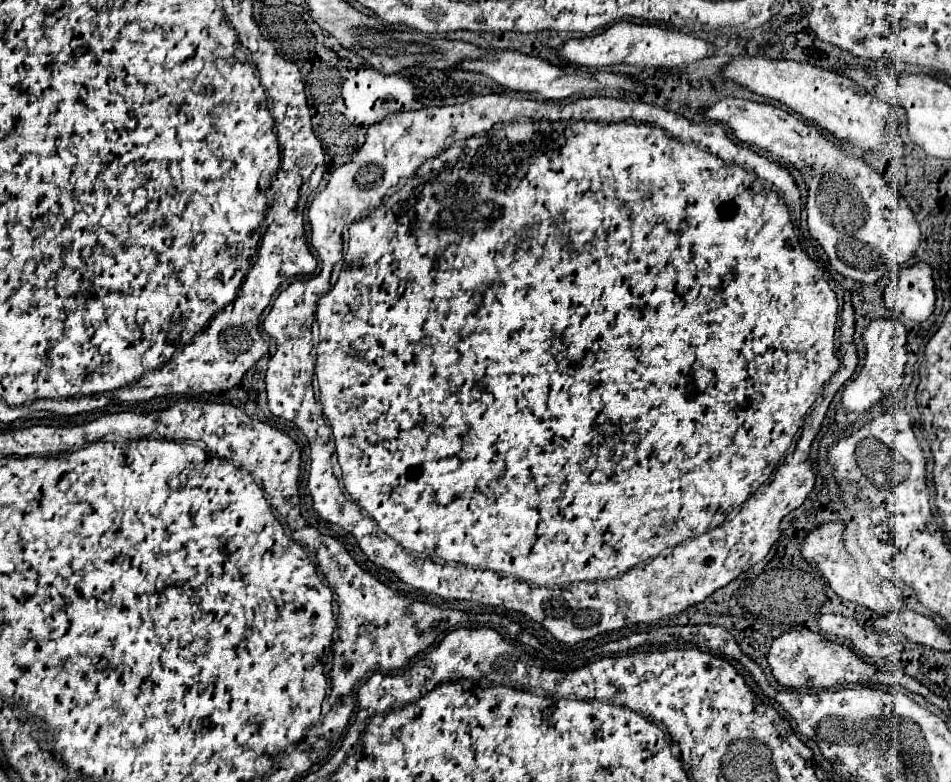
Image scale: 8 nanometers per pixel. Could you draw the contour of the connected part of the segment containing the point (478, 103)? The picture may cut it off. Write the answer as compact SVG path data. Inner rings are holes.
M495 93L495 95L477 95L477 97L473 97L473 99L469 99L469 101L465 101L465 103L463 103L463 105L449 105L449 107L427 107L427 109L421 109L421 111L405 111L405 113L395 113L395 115L389 115L389 117L385 117L385 119L383 119L383 121L379 121L379 123L373 123L373 125L371 125L371 127L369 127L369 129L367 129L367 137L365 137L365 143L363 143L363 147L361 147L361 149L359 149L359 151L357 151L357 153L355 153L355 157L353 157L353 159L351 159L351 161L349 161L349 163L345 163L345 165L341 165L341 167L337 167L337 169L335 169L335 171L333 171L333 173L331 173L331 179L329 179L329 183L327 183L327 187L325 187L325 189L323 189L323 191L321 191L321 193L319 193L319 195L317 195L317 197L315 197L315 199L313 199L313 201L311 201L311 205L309 205L309 211L307 211L307 213L309 213L309 223L311 223L311 231L313 231L313 233L311 233L311 243L313 243L313 247L315 247L315 249L317 249L317 253L319 253L319 257L321 257L321 261L323 261L323 269L321 269L321 273L319 273L319 275L317 275L317 277L313 277L313 279L307 279L307 281L295 281L295 283L291 283L291 285L289 285L289 287L287 287L287 289L285 289L285 291L281 291L281 293L279 293L279 297L277 297L277 299L275 299L275 303L273 303L273 307L271 307L271 311L269 311L269 315L267 315L267 317L265 317L265 321L263 321L263 329L265 329L265 333L267 333L267 335L271 335L271 337L273 337L273 339L275 339L275 343L277 343L277 351L275 351L275 355L273 355L273 357L271 357L271 359L269 359L269 367L267 367L267 377L265 377L265 383L267 383L267 399L269 399L269 409L271 409L271 413L273 413L273 415L279 415L279 417L283 417L283 419L289 419L289 421L293 421L293 423L295 423L295 425L297 425L297 427L299 427L299 429L301 429L301 431L303 431L303 433L305 433L305 437L307 437L307 439L309 439L309 449L311 449L311 455L309 455L309 457L311 457L311 467L309 467L309 481L307 481L307 487L309 487L309 491L311 491L311 497L313 497L313 509L315 509L315 511L317 511L317 513L319 513L319 515L321 515L321 517L323 517L323 519L325 519L325 521L329 521L329 523L333 523L333 525L339 525L339 527L343 527L343 529L345 529L345 531L349 531L349 533L351 533L351 535L353 535L353 537L355 537L355 539L357 539L357 543L359 543L359 547L361 547L361 551L363 551L363 553L365 553L365 555L367 555L367 557L369 557L369 559L371 559L371 561L373 561L373 563L375 563L375 565L381 565L381 567L385 567L385 569L389 569L389 571L393 571L393 573L395 573L395 575L397 575L397 577L399 577L399 579L401 579L401 581L405 581L405 583L407 583L407 585L411 585L411 587L417 587L417 589L423 589L423 591L427 591L427 593L435 593L435 595L439 595L439 597L447 597L447 599L467 599L467 601L477 601L477 603L483 603L483 605L503 605L503 607L507 607L507 609L513 609L513 611L519 611L519 613L523 613L523 615L527 615L527 617L531 617L531 619L533 619L533 621L535 621L535 623L539 623L539 625L543 625L543 627L545 627L545 629L547 629L547 631L549 631L549 633L551 633L551 635L553 635L553 637L555 637L555 639L557 639L557 641L561 641L561 643L565 643L565 645L573 645L573 643L579 643L579 641L587 641L587 639L593 639L593 637L597 637L597 635L601 635L601 633L607 633L607 631L613 631L613 629L621 629L621 627L623 627L623 625L631 625L631 623L651 623L651 622L655 622L655 621L657 621L657 619L661 619L661 617L665 617L665 615L673 615L673 613L679 613L679 611L683 611L683 609L685 609L685 607L689 607L689 605L695 605L695 603L701 603L701 601L703 601L703 599L705 599L705 597L709 597L709 595L711 595L711 593L713 593L713 591L717 591L717 589L721 589L721 587L725 587L725 585L727 585L727 583L731 583L731 581L733 581L733 579L735 579L735 577L737 577L737 575L739 575L739 573L743 573L743 571L747 571L747 569L749 569L749 567L753 567L753 565L755 565L755 563L759 563L759 561L761 561L761 559L763 559L763 557L765 557L765 555L767 555L767 553L769 553L769 549L771 549L771 545L773 545L773 543L775 543L775 541L777 541L777 539L779 539L779 535L781 535L781 531L779 531L779 523L781 523L781 519L783 519L783 517L785 517L785 515L787 515L787 513L789 513L789 511L793 511L793 509L797 509L797 507L799 507L799 505L801 505L801 503L803 503L803 501L805 501L805 499L807 499L807 495L809 495L809 493L811 493L811 491L813 491L813 485L815 485L815 473L813 473L813 471L811 471L811 465L809 465L809 449L811 449L811 441L813 441L813 439L815 439L815 435L817 435L817 433L819 433L819 429L821 429L821 421L823 421L823 417L825 417L825 413L827 413L827 407L829 407L829 403L831 403L831 401L833 401L833 397L835 397L835 393L837 393L837 391L839 391L839 387L841 387L841 385L843 385L843 383L845 383L845 381L847 381L847 379L851 379L851 375L853 375L853 373L855 373L855 367L857 367L857 351L855 351L855 345L853 345L853 343L851 343L851 339L853 339L853 317L849 317L849 319L847 319L847 321L841 321L841 323L845 323L845 325L843 325L843 327L841 327L841 329L839 329L839 349L841 349L841 363L839 363L839 359L837 359L837 355L835 355L835 343L833 343L833 335L835 335L835 329L836 329L836 321L837 321L837 312L838 312L838 301L837 301L837 297L836 297L836 295L835 295L835 293L834 293L834 292L833 292L833 291L831 291L831 287L829 287L829 285L827 285L827 281L825 281L825 279L823 279L823 277L821 277L821 273L819 273L819 269L817 269L817 265L815 265L815 263L813 263L813 261L811 261L811 259L809 259L809 257L807 257L807 253L805 253L805 251L803 251L803 249L801 249L801 245L799 245L799 239L797 239L797 235L795 235L795 229L793 229L793 223L791 223L791 219L789 219L789 209L787 209L787 205L789 205L789 207L791 207L791 209L793 209L793 211L799 211L799 212L800 212L800 211L801 211L801 209L799 209L799 203L801 203L801 195L799 195L799 189L797 189L797 185L795 185L795 181L793 181L793 177L791 177L791 175L789 175L789 173L787 173L787 169L783 169L783 167L779 167L779 165L777 165L777 163L773 163L773 161L769 161L769 159L765 159L765 157L761 157L761 155L757 155L757 153L755 153L755 151L751 151L751 149L747 149L747 147L741 147L741 145L739 145L739 143L735 143L735 141L733 141L733 139L731 139L731 137L729 137L729 135L727 135L727 131L725 131L725 129L723 129L723 127L721 127L721 125L717 125L717 123L705 123L705 121L703 121L703 123L695 123L695 125L693 125L693 123L691 123L691 121L687 121L687 119L685 119L685 117L681 117L681 115L677 115L677 113L669 113L669 111L663 111L663 109L659 109L659 127L661 127L661 129L663 129L663 131L667 131L667 135L671 135L671 137L673 137L673 139L671 139L671 137L667 137L667 135L665 135L665 133L663 133L663 131L659 131L659 129L657 129L657 127L651 127L651 125L655 125L655 119L651 119L651 111L655 111L655 107L651 107L651 105L645 105L645 103L637 103L637 101L627 101L627 99L615 99L615 97L581 97L581 99L577 99L577 101L573 101L573 103L567 103L567 107L549 107L549 111L547 111L547 119L555 119L555 115L559 115L559 117L561 117L561 119L577 119L577 121L567 121L567 123L563 123L563 121L559 121L559 123L547 123L547 121L525 121L525 123L519 123L519 121L517 121L517 123L507 123L507 121L515 121L515 119L521 119L521 117L527 117L527 99L511 99L511 97L507 97L507 95L497 95L497 93ZM623 119L631 119L631 121L645 121L645 123L651 123L651 125L643 125L643 123L639 123L639 125L637 125L637 123L625 123L625 121L623 121ZM747 169L751 169L751 171L753 171L753 173L755 173L755 175L757 175L757 177L759 177L759 179L763 179L763 181L765 181L765 185L767 185L767 187L773 187L773 189L775 189L775 191L777 191L777 193L781 193L781 195L783 195L783 199L785 199L785 203L787 203L787 205L785 205L785 203L783 203L783 199L781 199L781 197L779 197L779 195L775 195L775 193L773 193L773 191L767 191L767 189L763 189L763 187L759 187L759 185L757 185L757 181L755 181L755 177L753 177L753 175L751 175L751 173L749 173L749 171L747 171ZM403 177L411 177L411 179L405 179L405 181L403 181L403 183L401 183L401 185L399 185L399 187L397 187L397 189L395 189L395 191L393 191L393 193L389 193L389 195L387 195L387 197L385 197L385 199L383 199L383 195L385 195L385 193L387 193L387 191L389 191L389 189L391 189L391 187L395 187L395 183L397 183L397 181L399 181L399 179L403 179ZM347 225L351 225L351 231L349 231L349 247L347 247L347 253L345 253L345 261L343 261L343 269L341 269L341 273L339 273L339 279L337 279L337 283L335 283L335 285L333 285L333 287L331 287L331 291L329 291L329 275L331 275L331 273L329 273L329 269L331 269L331 267L333 267L333 265L335 265L335 263L337 263L337 261L341 261L341 257L343 257L343 229L345 229L345 227L347 227ZM315 309L317 309L317 323L319 323L319 327L321 327L321 337L319 337L319 332L313 332L313 329L315 329ZM314 375L317 375L317 379L319 379L319 387L321 387L321 397L319 397L319 401L321 401L321 405L323 405L323 409L321 409L321 405L317 405L317 399L315 399L315 393L313 393L313 385L312 385L312 381L313 381L313 377L314 377ZM821 393L823 393L823 401L821 401L821 403L819 403L819 405L817 405L817 407L815 407L815 409L813 409L813 413L811 413L811 415L809 415L809 417L807 417L807 419L805 419L805 423L803 423L803 417L805 417L805 413L807 413L807 409L809 409L809 407L811 407L811 405L813 405L813 403L815 403L815 399L817 399L817 397L819 397L819 395L821 395ZM321 411L323 411L323 413L325 413L325 417L327 417L327 419L329 419L329 423L331 423L331 429L333 429L333 436L332 436L332 437L335 437L335 441L333 441L333 439L331 439L331 429L329 429L329 425L327 425L327 423L325 423L325 419L323 419L323 413L321 413ZM801 425L803 425L803 433L801 433L801 437L799 437L799 441L797 441L797 447L795 447L795 451L793 451L793 453L791 453L791 455L787 455L787 457L785 457L785 461L783 461L783 465L779 465L779 463L781 463L781 459L783 459L783 455L785 455L785 453L787 453L787 449L789 449L789 447L791 447L791 441L793 441L793 437L795 437L795 433L797 433L797 429L799 429L799 427L801 427ZM335 445L337 445L337 457L339 457L339 465L341 465L341 471L343 471L343 483L345 483L345 489L347 489L347 491L349 491L349 495L351 495L351 497L353 497L353 501L355 501L355 503L357 503L357 505L359 505L359 507L361 507L361 509L363 509L363 511L361 511L361 509L359 509L359 507L357 507L357 505L355 505L355 503L353 503L353 501L351 501L351 499L347 499L347 497L345 497L345 493L343 493L343 487L341 487L341 483L339 483L339 469L337 469L337 457L335 457ZM739 505L741 505L741 509L739 509L739 513L737 513L737 515L735 515L735 517L733 517L733 519L731 519L731 521L727 521L727 523L723 523L723 521L725 521L725 517L727 517L727 515L729 515L729 513L731 513L731 511L733 511L733 509L737 509L737 507L739 507ZM401 545L403 545L403 547L405 547L405 549L411 549L411 551L419 551L419 553L425 553L425 555L429 555L429 557L433 557L433 555L435 555L435 557L441 557L441 559L445 559L445 561L447 561L447 563L451 563L451 561L453 561L453 563L467 563L467 565L471 565L471 567L467 567L467 565L457 565L457 567L453 567L453 565L441 565L441 563L435 563L435 561L431 561L431 559L421 559L421 557L415 557L415 555L411 555L411 553L409 553L409 551L405 551L405 549L403 549L403 547L401 547ZM647 559L651 559L651 563L649 563L649 565L639 565L639 563L643 563L643 561L647 561Z

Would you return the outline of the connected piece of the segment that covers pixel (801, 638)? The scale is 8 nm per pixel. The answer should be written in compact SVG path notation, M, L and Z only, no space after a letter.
M809 629L787 631L781 637L777 637L769 645L767 663L769 663L777 683L781 687L789 687L789 689L801 689L801 687L827 689L827 687L849 685L849 683L885 683L885 685L903 685L913 693L925 691L925 687L921 683L917 683L913 677L907 677L901 671L895 671L895 673L885 673L885 671L877 671L877 669L873 671L873 665L867 665L865 661L861 661L845 645L825 641L825 639L821 639L821 635L811 633Z

